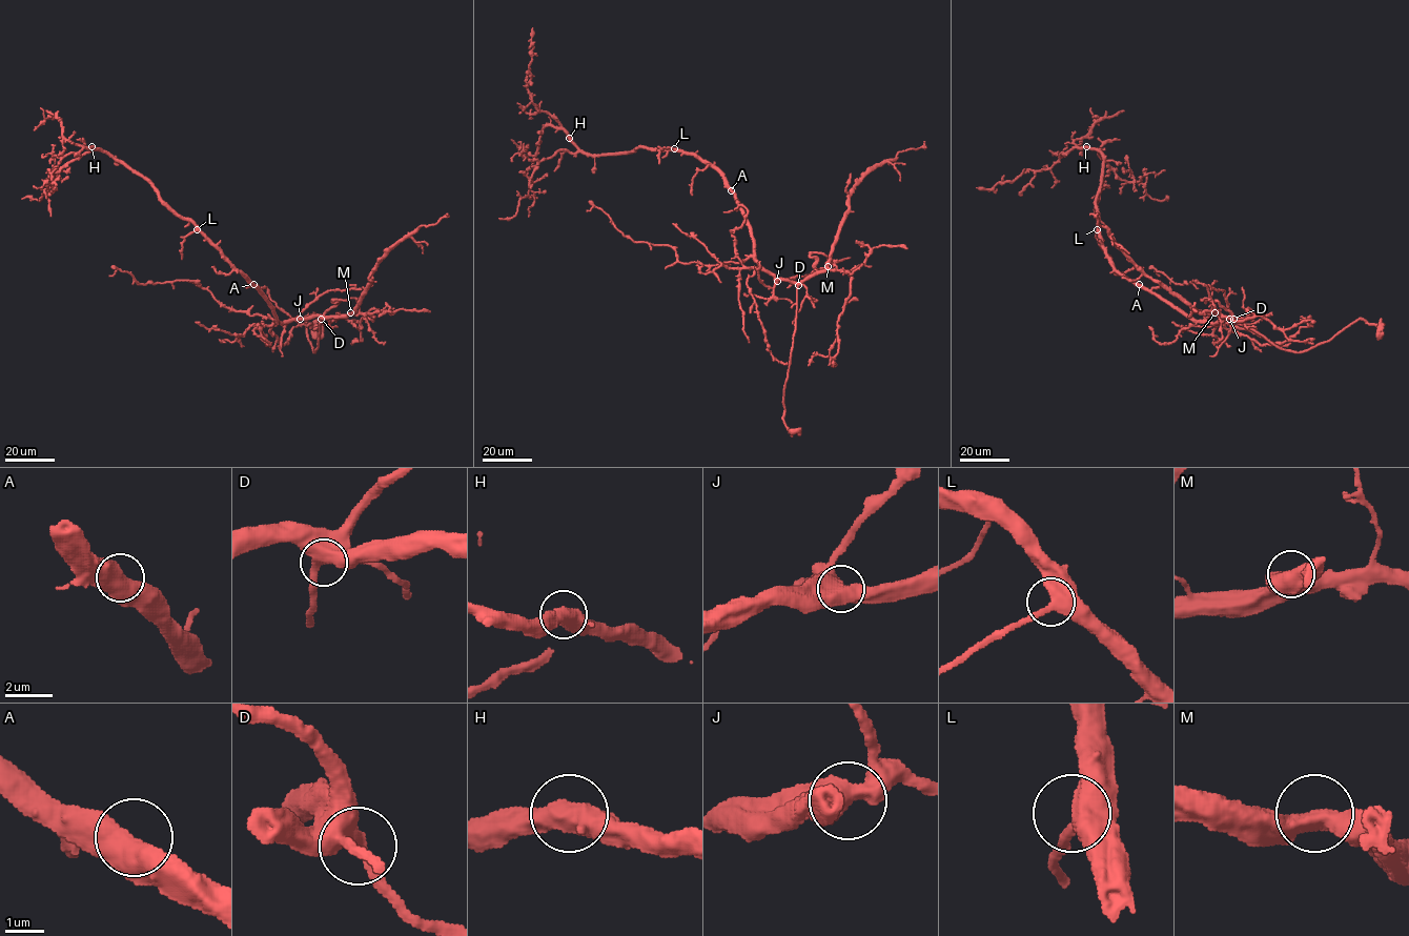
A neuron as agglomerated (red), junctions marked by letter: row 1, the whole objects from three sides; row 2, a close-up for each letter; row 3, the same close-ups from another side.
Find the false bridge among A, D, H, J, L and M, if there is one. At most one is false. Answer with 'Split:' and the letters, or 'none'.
Split: none

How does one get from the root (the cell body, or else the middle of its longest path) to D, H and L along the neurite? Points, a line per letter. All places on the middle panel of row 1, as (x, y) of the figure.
D: (731, 189), (749, 225), (755, 260), (778, 277), (798, 285)
H: (731, 189), (712, 165), (693, 155), (642, 147), (624, 153), (587, 155), (569, 138)
L: (731, 189), (712, 165), (674, 148)

